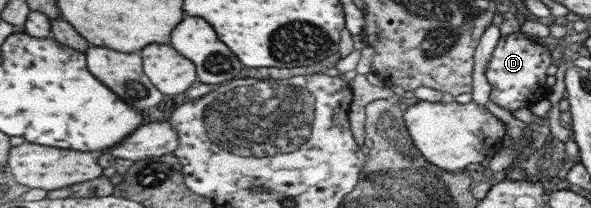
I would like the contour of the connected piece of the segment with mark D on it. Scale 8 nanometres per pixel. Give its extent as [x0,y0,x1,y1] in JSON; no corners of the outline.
[484,29,553,113]

